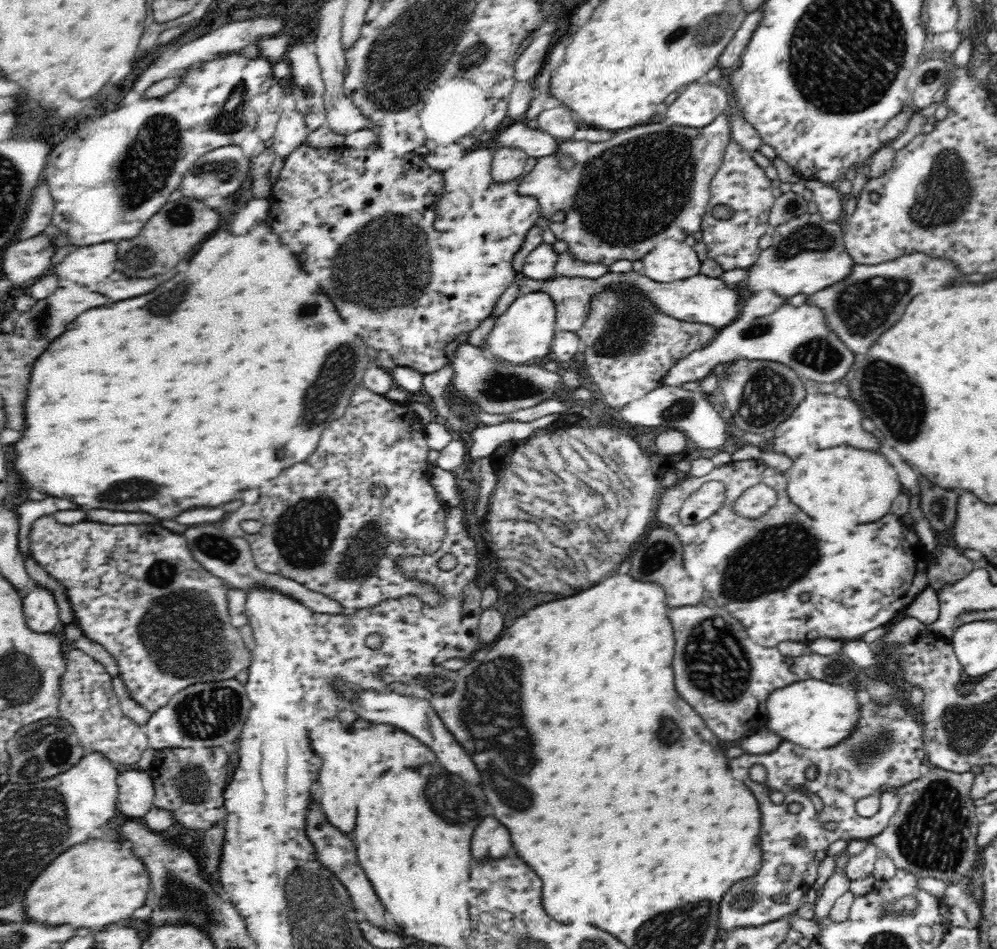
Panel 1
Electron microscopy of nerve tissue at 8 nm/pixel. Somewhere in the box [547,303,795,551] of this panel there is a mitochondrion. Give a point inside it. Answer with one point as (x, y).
(681, 410)

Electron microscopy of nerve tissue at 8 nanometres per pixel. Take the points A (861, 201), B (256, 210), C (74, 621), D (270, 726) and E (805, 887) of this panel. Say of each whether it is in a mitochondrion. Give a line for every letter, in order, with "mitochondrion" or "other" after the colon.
A: other
B: other
C: other
D: other
E: other

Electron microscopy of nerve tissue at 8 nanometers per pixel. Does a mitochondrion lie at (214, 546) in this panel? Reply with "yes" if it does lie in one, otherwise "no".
yes

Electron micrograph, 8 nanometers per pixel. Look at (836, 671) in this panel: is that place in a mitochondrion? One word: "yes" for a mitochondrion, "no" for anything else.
yes

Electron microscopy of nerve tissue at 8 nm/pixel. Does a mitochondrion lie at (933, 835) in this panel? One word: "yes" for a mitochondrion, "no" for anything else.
yes

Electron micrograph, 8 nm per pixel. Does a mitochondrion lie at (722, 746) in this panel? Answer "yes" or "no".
no

